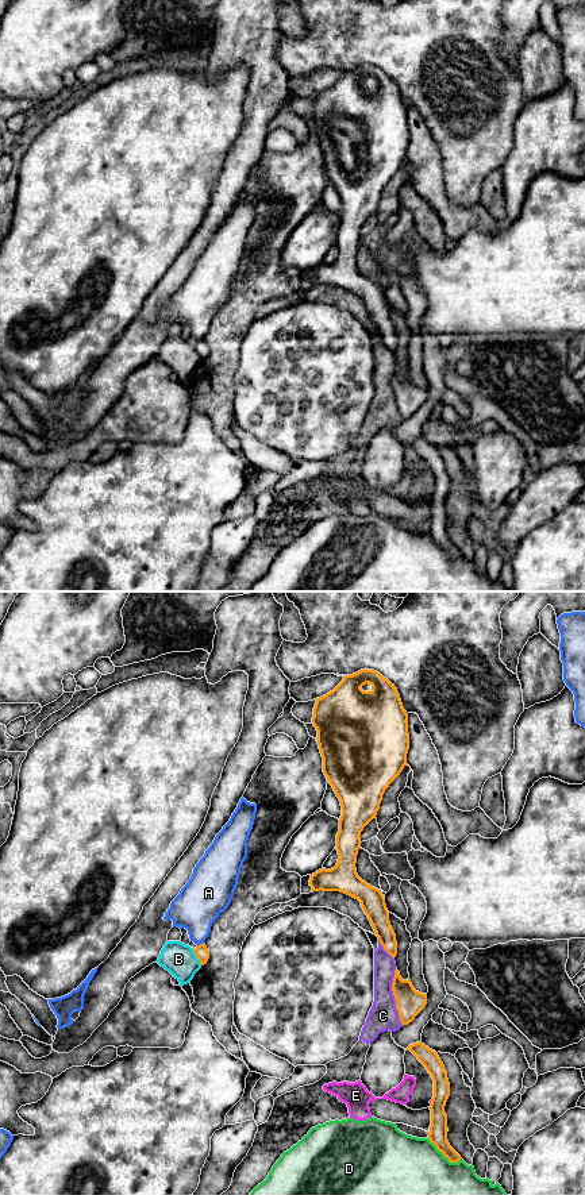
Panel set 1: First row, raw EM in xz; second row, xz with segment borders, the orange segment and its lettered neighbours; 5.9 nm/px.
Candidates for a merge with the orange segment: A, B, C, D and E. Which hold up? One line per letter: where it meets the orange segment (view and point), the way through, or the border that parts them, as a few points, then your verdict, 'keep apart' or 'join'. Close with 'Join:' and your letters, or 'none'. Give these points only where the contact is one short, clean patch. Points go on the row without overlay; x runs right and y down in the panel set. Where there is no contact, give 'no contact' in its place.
A: meets orange in xz at (200, 339); keep apart
B: meets orange in xz at (196, 351); keep apart
C: meets orange in xz at (395, 392); keep apart
D: meets orange in xz at (443, 550); keep apart
E: meets orange in xz at (431, 496); keep apart
Join: none

